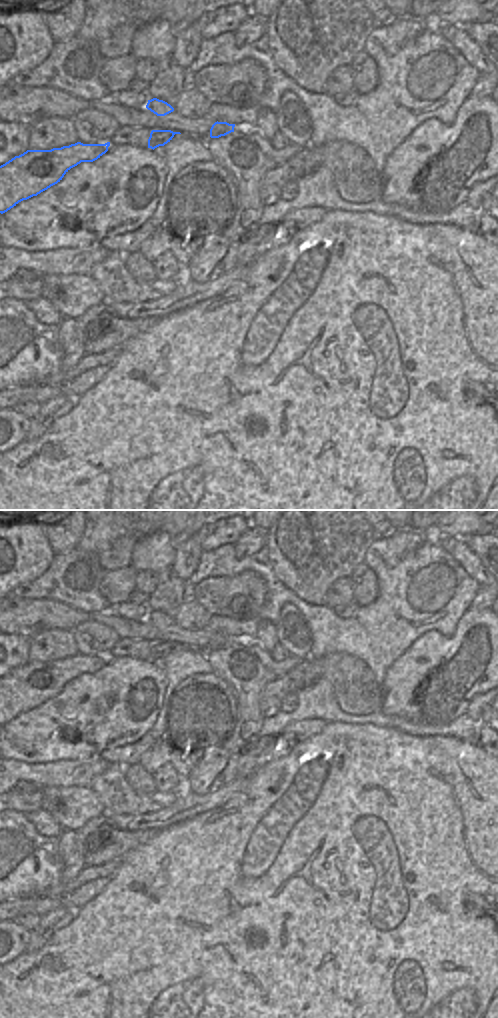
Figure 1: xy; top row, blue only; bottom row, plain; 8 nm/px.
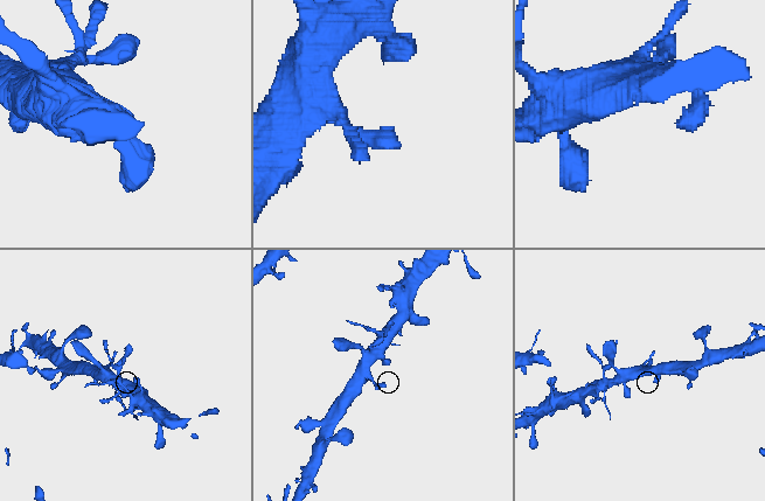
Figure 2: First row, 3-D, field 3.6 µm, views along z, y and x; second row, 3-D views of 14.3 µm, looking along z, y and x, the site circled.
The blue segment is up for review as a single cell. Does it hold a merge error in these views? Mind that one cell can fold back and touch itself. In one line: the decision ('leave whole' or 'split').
leave whole

